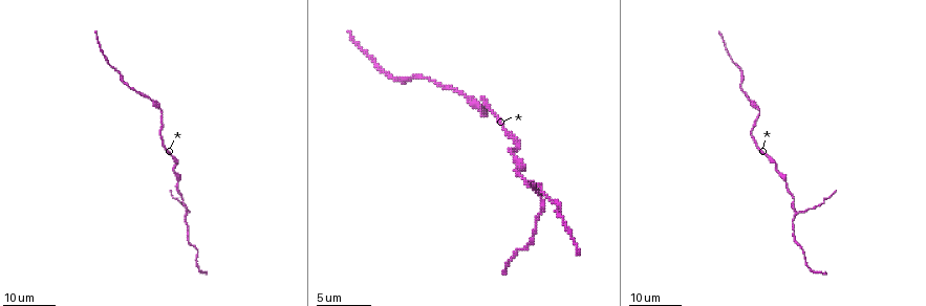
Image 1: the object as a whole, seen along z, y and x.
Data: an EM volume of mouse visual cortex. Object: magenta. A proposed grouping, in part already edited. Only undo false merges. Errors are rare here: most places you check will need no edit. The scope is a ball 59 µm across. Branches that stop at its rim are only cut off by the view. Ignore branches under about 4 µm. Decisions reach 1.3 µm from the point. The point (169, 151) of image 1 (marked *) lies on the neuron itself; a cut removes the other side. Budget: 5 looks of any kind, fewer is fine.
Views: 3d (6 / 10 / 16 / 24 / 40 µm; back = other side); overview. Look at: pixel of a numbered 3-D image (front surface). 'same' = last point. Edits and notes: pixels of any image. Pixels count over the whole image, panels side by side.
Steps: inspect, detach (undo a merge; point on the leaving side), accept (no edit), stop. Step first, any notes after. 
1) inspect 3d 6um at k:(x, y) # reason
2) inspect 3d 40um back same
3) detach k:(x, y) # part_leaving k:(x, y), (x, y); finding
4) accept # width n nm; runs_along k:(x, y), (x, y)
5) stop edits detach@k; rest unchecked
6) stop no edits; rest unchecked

inspect 3d 24um at 1:(775, 163)

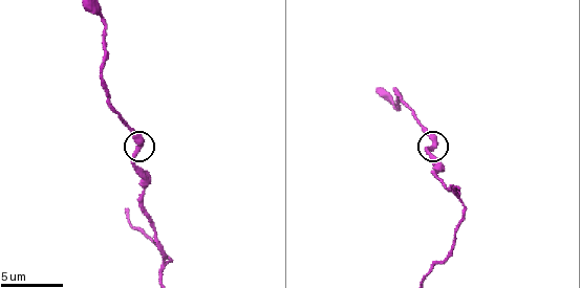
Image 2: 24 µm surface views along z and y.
inspect 3d 10um at 2:(433, 146)

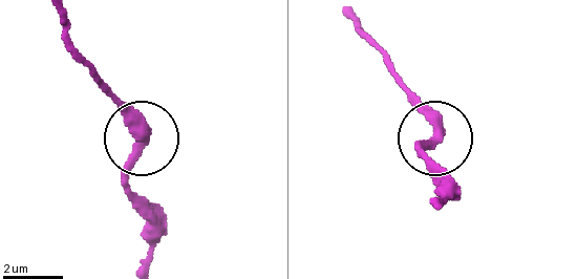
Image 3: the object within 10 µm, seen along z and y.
accept # width 300 nm; continuous, no second neuron

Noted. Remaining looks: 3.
inspect 3d 16um at 2:(143, 194) # thick turns thin

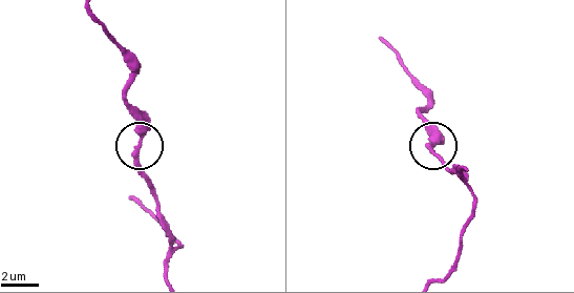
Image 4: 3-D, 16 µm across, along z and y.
accept # runs_along 4:(107, 28), (131, 65), (125, 98), (149, 190); continuous, no second neuron

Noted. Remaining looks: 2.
inspect 3d 24um at 1:(801, 250) # narrows sharply

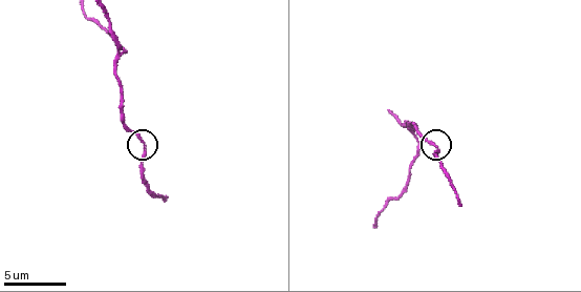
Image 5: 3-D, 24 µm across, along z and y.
inspect 3d 10um at 5:(143, 147)

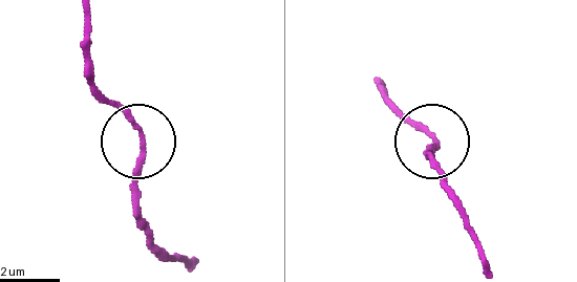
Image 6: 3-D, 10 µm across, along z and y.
accept # runs_along 6:(82, 14), (85, 73), (143, 142), (135, 214); one neuron here

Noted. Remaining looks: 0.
stop no edits; rest unchecked

